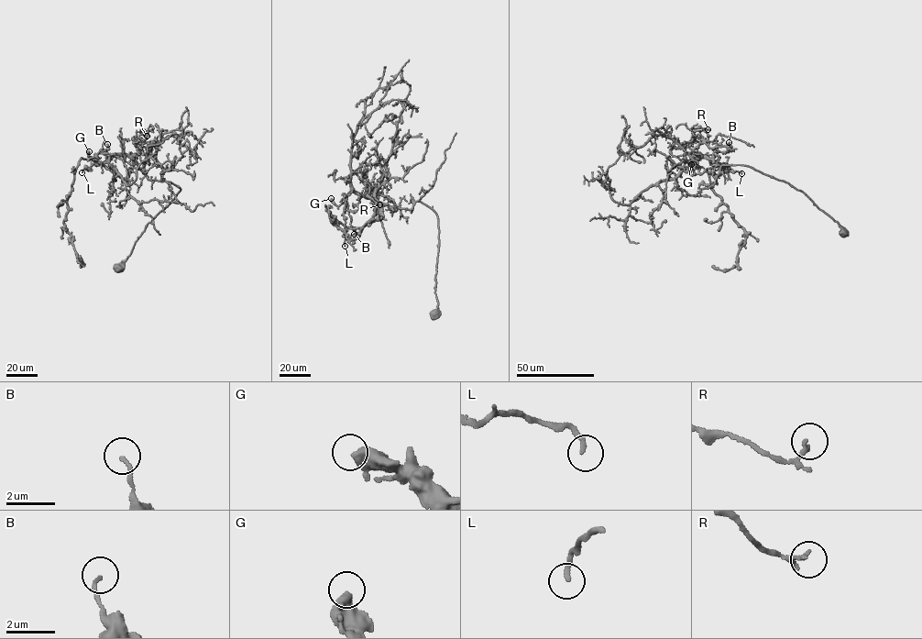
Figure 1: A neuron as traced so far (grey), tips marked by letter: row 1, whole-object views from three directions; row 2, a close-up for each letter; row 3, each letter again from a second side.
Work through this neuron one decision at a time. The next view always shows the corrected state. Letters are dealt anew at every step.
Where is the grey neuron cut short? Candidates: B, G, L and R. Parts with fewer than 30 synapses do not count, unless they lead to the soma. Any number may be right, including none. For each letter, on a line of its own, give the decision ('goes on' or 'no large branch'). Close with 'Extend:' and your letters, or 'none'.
B: no large branch
G: no large branch
L: no large branch
R: no large branch
Extend: none

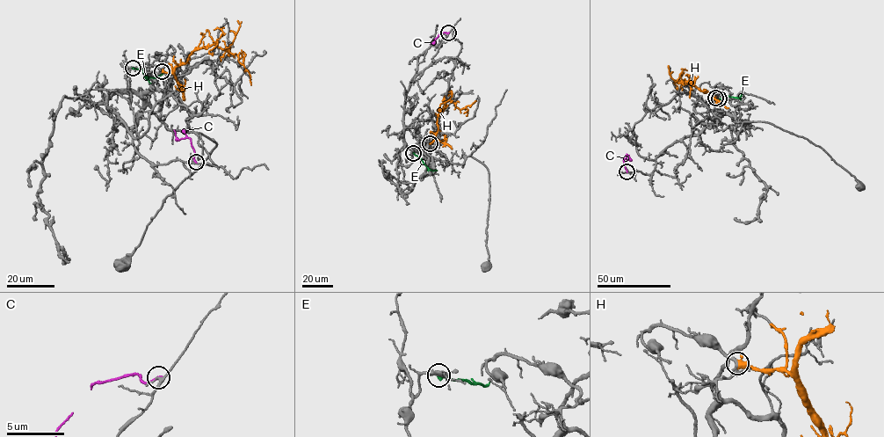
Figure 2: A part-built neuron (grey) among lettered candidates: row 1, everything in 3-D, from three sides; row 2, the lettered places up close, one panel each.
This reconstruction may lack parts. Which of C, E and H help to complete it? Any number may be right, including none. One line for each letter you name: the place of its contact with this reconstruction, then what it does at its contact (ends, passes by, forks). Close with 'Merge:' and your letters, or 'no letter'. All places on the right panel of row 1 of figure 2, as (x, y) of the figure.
Merge: no letter

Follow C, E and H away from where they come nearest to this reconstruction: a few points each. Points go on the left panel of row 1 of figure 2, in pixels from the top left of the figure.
C: (196, 162), (191, 140), (179, 139), (174, 130)
E: (133, 68), (142, 69), (148, 78), (163, 74)
H: (162, 71), (173, 73), (195, 50), (213, 44), (235, 54), (238, 61), (248, 71), (251, 84)

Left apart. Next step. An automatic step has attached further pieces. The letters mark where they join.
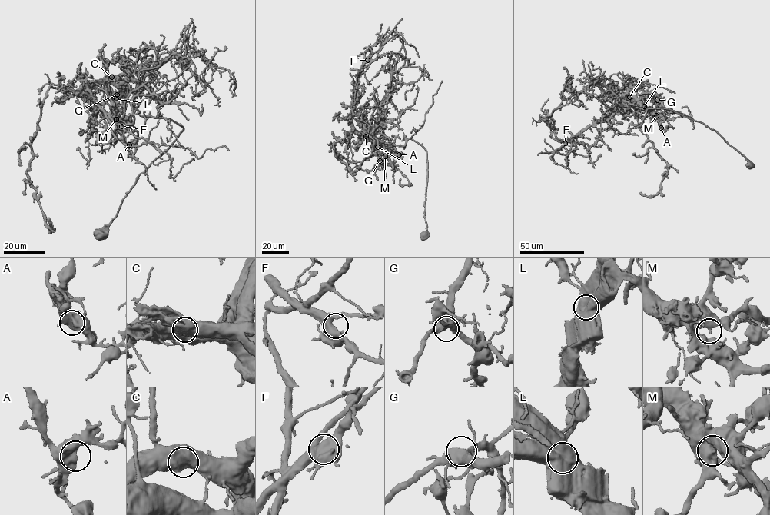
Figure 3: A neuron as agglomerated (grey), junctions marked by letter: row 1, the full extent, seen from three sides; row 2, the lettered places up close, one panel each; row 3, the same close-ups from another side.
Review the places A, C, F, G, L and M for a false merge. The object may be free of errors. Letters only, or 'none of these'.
L

